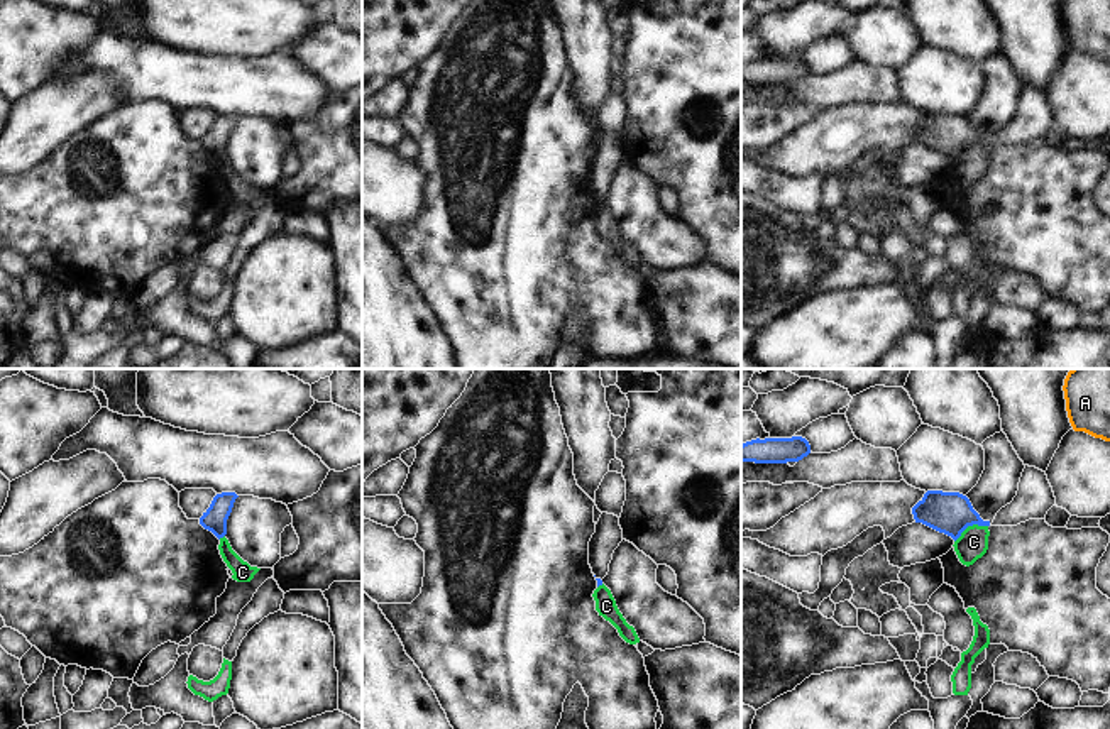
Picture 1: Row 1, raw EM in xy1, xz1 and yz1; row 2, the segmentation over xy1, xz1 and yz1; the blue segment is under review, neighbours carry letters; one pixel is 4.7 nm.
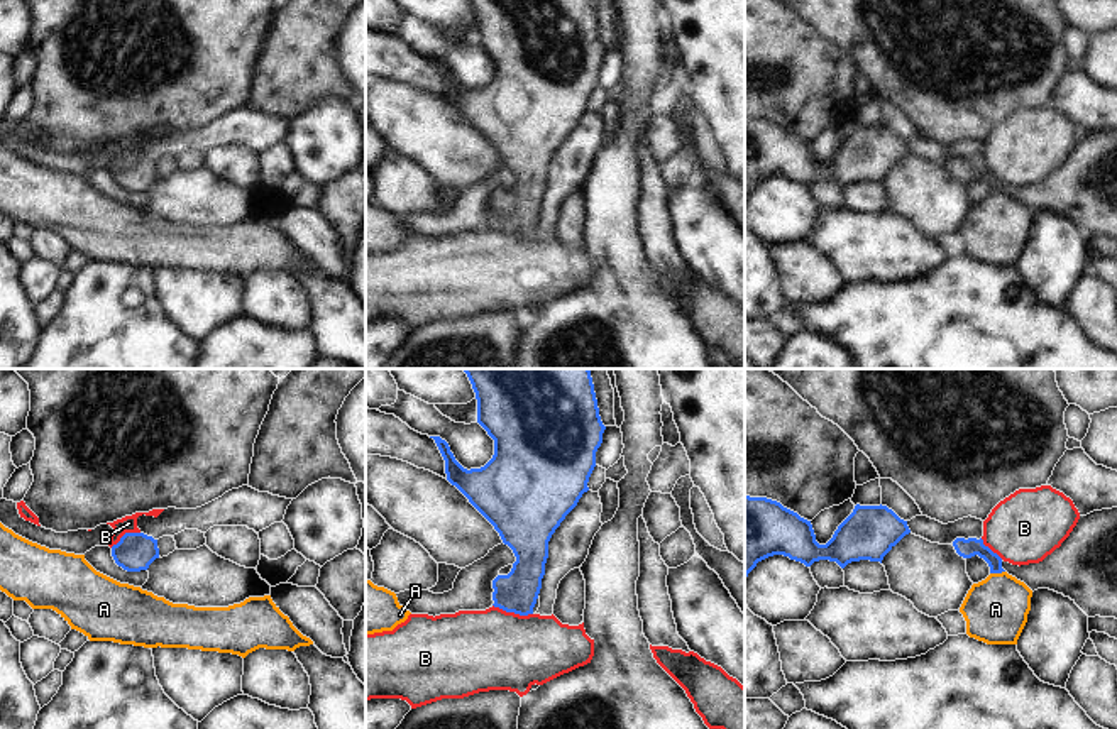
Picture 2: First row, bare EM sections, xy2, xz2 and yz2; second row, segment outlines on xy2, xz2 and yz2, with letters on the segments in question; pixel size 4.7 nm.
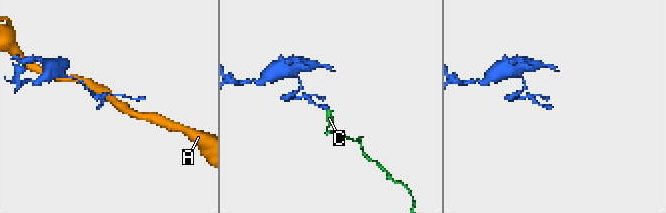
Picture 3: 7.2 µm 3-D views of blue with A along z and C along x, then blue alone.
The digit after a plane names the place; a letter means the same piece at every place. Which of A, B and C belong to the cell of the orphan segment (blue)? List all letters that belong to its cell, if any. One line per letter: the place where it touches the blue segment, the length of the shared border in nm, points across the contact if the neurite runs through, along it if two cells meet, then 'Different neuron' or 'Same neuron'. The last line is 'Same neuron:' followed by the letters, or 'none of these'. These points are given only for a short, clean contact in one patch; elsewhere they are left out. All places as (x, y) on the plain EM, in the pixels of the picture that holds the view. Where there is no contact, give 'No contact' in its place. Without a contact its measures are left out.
A: Touches blue at yz2 (997, 193). Shared border 70 nm. Boundary: yz2 (1004, 191), (990, 195). Different neuron
B: Touches blue at xz2 (513, 232). Shared border 200 nm. Boundary: xz2 (493, 225), (506, 232), (532, 235). Different neuron
C: Touches blue at yz1 (970, 146). Shared border 180 nm. Boundary: yz1 (987, 146), (970, 146), (955, 163). Different neuron
Same neuron: none of these.

